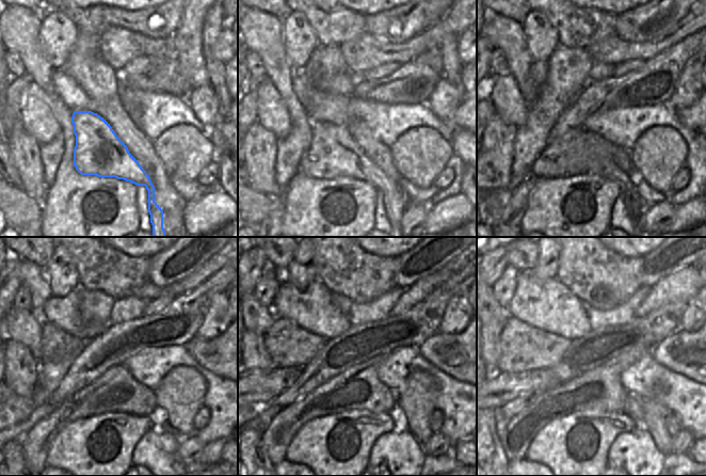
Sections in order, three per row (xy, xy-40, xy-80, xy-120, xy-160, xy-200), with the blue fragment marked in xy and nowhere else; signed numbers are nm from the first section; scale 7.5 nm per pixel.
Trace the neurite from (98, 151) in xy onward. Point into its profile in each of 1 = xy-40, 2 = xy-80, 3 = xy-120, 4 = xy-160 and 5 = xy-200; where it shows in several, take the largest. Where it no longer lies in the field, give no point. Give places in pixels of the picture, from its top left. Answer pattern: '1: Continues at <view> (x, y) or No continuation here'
1: Continues at xy-40 (333, 153)
2: Continues at xy-80 (557, 160)
3: Continues at xy-120 (74, 408)
4: Continues at xy-160 (356, 400)
5: Continues at xy-200 (597, 400)

